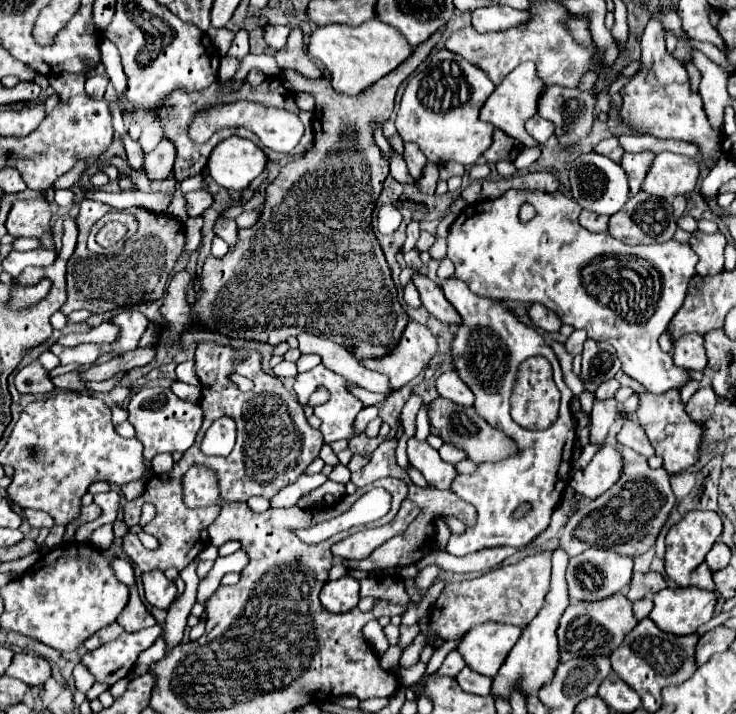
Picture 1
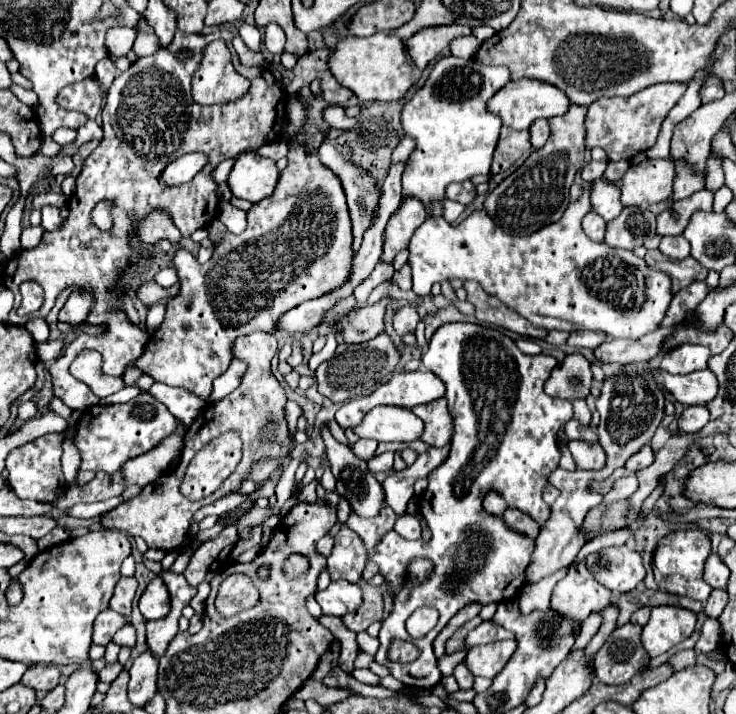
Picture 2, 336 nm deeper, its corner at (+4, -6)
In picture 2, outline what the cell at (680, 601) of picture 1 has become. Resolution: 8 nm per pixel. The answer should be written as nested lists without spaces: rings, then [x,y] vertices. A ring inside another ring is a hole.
[[[653,607],[649,623],[643,627],[641,641],[651,657],[667,653],[677,643],[691,637],[697,615],[683,607]]]

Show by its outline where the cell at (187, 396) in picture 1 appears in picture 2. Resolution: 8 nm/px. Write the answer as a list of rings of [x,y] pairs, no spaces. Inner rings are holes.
[[[155,383],[149,389],[151,395],[155,395],[155,399],[159,399],[161,403],[165,403],[169,407],[169,411],[173,411],[173,415],[189,427],[189,423],[193,423],[197,419],[197,415],[203,411],[203,407],[207,405],[205,401],[201,401],[201,397],[193,397],[191,391],[181,389],[181,387],[169,387],[163,383]]]

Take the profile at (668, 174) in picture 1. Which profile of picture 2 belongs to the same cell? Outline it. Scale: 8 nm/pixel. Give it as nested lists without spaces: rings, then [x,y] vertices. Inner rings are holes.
[[[647,159],[631,165],[621,179],[621,203],[633,207],[649,207],[671,197],[675,181],[675,165],[671,159]]]

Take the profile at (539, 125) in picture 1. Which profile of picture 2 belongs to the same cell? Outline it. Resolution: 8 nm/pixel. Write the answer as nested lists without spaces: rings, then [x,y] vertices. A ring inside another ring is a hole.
[[[535,119],[529,127],[529,135],[531,135],[531,145],[535,149],[543,147],[547,137],[549,137],[549,125],[547,125],[547,119]]]

